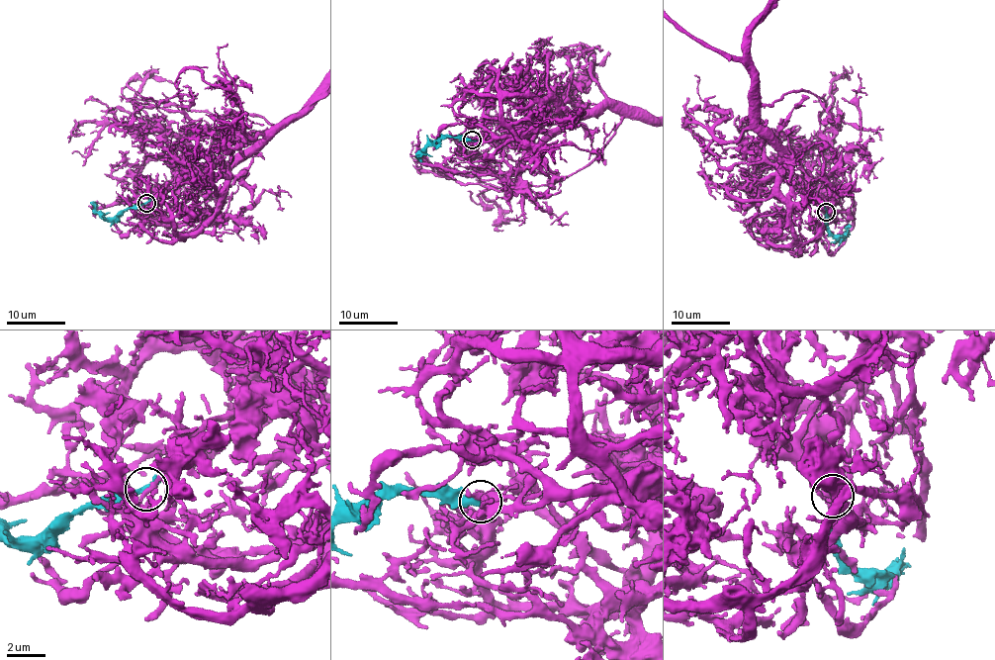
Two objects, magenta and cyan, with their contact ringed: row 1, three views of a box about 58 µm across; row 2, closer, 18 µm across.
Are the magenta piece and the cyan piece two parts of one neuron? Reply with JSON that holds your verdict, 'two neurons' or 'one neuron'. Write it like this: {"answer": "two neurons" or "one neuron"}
{"answer": "two neurons"}

